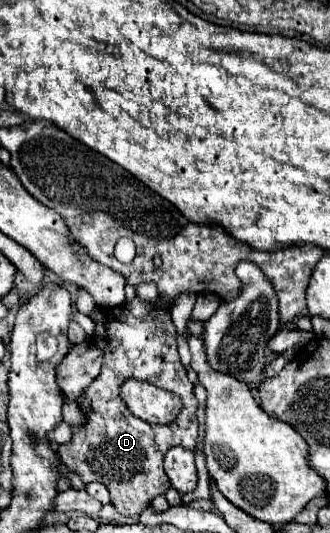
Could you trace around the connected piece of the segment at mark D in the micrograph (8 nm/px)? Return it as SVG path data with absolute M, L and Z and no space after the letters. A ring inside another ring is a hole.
M137 297L131 303L123 303L109 309L95 309L91 313L95 323L93 343L103 349L103 369L99 377L87 387L81 411L87 423L73 427L73 439L67 445L59 445L59 457L67 469L79 473L83 483L99 481L111 493L111 503L123 515L139 515L151 507L155 495L165 493L171 485L163 471L163 455L179 445L193 449L197 443L197 399L193 383L187 379L187 371L181 365L175 341L175 325L171 315L163 309L151 311L151 305L141 303ZM127 379L143 379L161 389L177 393L183 409L179 419L171 425L147 425L141 419L133 419L129 409L119 399L119 385Z

